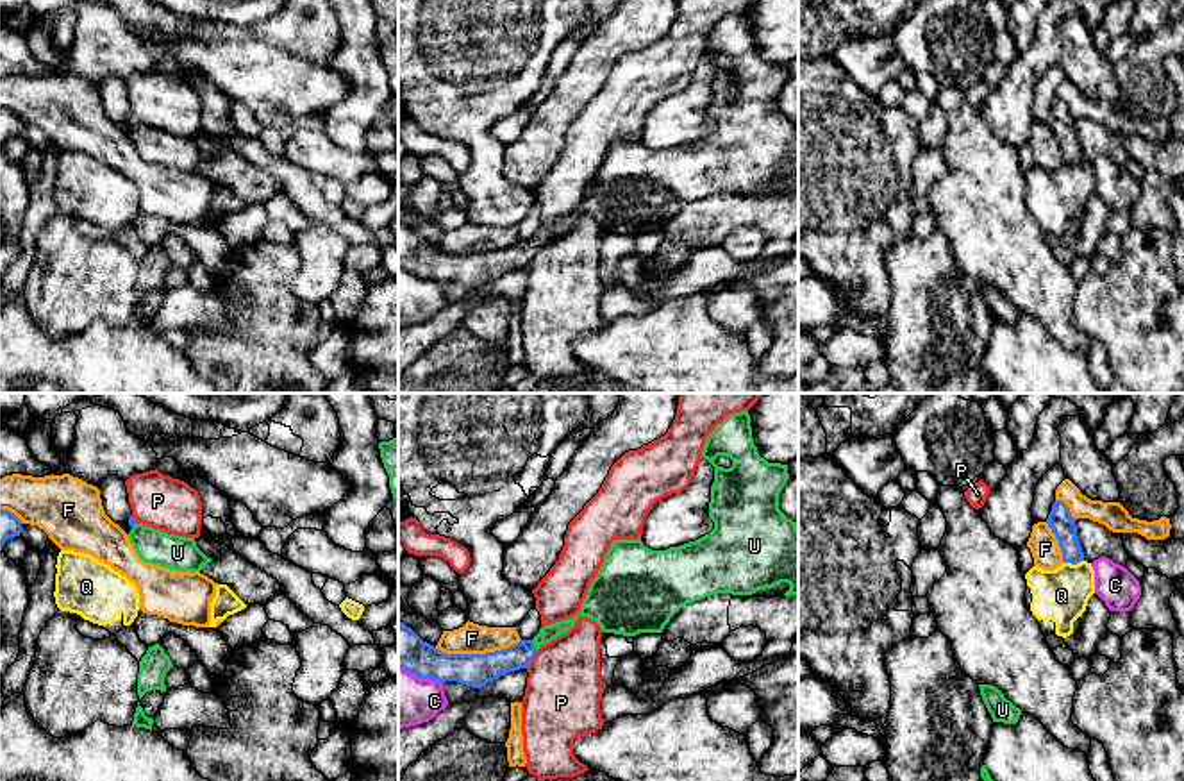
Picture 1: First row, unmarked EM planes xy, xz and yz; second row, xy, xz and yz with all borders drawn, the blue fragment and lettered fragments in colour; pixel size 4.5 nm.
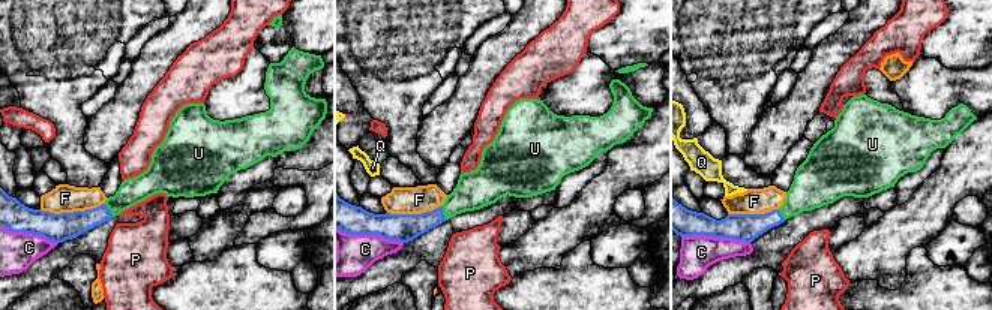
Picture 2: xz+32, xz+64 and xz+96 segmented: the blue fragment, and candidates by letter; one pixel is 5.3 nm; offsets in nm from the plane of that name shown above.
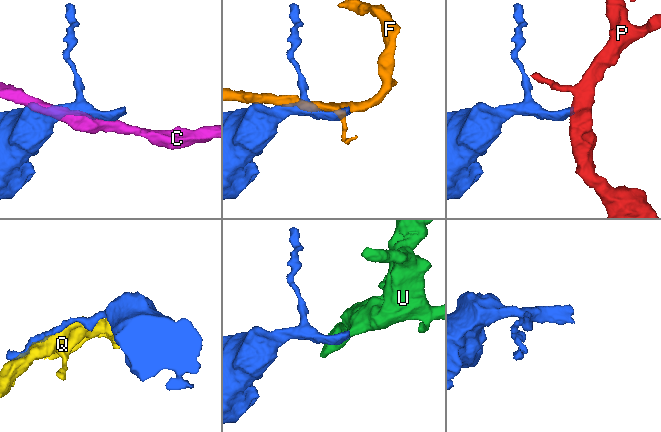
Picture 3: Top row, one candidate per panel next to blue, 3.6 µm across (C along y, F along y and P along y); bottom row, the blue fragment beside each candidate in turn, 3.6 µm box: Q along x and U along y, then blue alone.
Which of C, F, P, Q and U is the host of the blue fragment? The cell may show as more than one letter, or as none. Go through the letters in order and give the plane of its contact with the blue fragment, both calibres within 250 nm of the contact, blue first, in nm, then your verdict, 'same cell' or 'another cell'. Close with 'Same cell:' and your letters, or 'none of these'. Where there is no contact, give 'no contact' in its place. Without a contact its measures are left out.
C: xz | 190/260 nm | another cell
F: xz | 160/140 nm | another cell
P: xz | 140/340 nm | another cell
Q: yz | 120/240 nm | another cell
U: xz | 140/80 nm | same cell
Same cell: U

